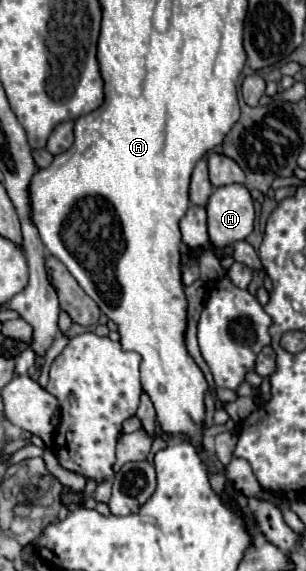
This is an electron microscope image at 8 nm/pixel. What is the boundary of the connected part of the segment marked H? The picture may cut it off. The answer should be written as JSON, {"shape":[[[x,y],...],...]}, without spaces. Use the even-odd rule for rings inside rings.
{"shape":[[[244,184],[216,188],[206,204],[208,234],[214,248],[244,240],[254,226],[254,200]]]}

